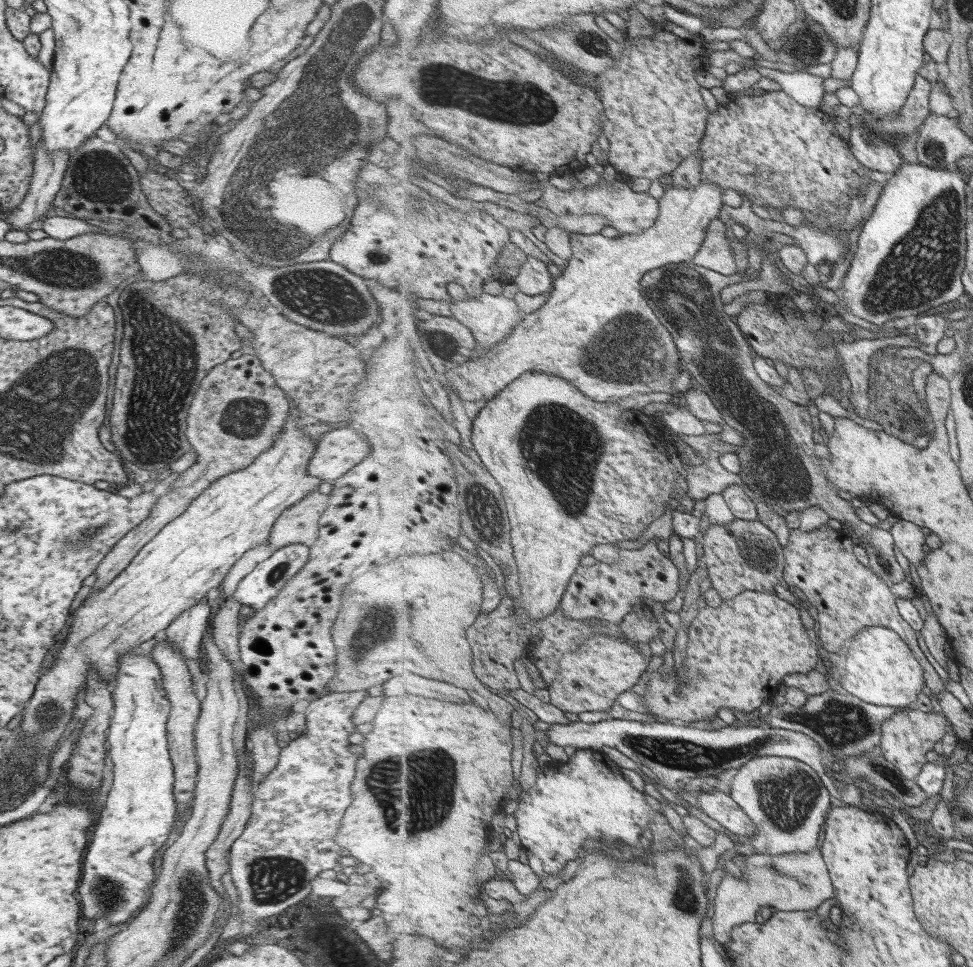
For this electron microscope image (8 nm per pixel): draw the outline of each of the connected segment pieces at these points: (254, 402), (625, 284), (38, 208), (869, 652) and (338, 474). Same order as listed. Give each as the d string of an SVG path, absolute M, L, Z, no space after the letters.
M245 349L237 358L216 364L199 382L193 395L184 435L195 452L195 461L173 481L169 493L158 496L150 513L120 538L95 567L96 576L91 592L107 586L158 532L179 516L187 505L221 476L245 468L267 450L282 431L290 412L285 394L275 385L274 378L262 367L252 351Z
M700 180L696 188L691 189L681 189L675 188L672 184L665 186L666 193L663 198L659 198L659 208L661 212L657 222L654 224L653 228L648 228L642 234L624 234L618 237L607 238L607 236L602 236L600 233L595 233L593 235L585 235L580 233L571 232L569 234L569 239L571 240L571 246L573 250L573 257L567 262L567 264L561 268L562 275L554 279L554 288L549 293L548 300L539 309L533 313L529 313L524 317L524 321L515 327L514 332L510 334L505 340L502 340L500 344L489 349L489 352L484 356L478 356L478 358L472 357L467 362L463 362L461 365L455 365L457 368L451 372L451 376L455 376L453 380L461 378L455 392L457 396L463 401L478 401L484 400L494 400L506 387L512 382L515 382L521 375L530 373L533 371L539 371L542 373L557 375L567 380L570 380L573 384L576 384L587 398L599 401L601 403L615 403L619 400L624 400L629 396L641 395L641 394L651 394L655 392L669 393L673 396L673 406L687 406L691 404L691 398L697 390L704 390L697 380L693 381L691 378L691 367L687 364L680 354L680 350L674 341L674 336L669 332L667 325L661 322L659 315L654 310L651 310L649 302L645 298L641 297L641 280L643 280L643 274L649 272L660 266L665 266L665 264L679 264L679 262L693 261L695 255L699 253L701 246L705 243L705 239L708 237L708 232L713 220L720 216L720 212L724 207L723 204L723 194L721 194L721 187L717 183L705 183L705 181Z
M60 158L48 166L39 163L33 168L26 195L4 220L10 229L26 230L27 226L43 216L59 191L68 159Z
M867 627L863 628L863 630L859 631L856 636L853 636L851 644L847 649L845 655L845 673L837 675L834 671L834 675L836 678L839 678L839 682L841 684L842 691L847 691L855 696L858 696L861 700L868 702L869 704L874 704L877 706L893 706L897 708L911 708L914 707L914 702L919 700L919 694L923 692L923 688L925 688L925 669L923 668L922 664L919 664L919 660L915 658L914 652L911 652L911 648L909 648L909 644L907 644L906 640L903 640L903 637L895 630L891 630L889 628L884 627Z
M345 426L323 433L314 445L306 474L321 482L344 479L344 474L370 453L365 437Z

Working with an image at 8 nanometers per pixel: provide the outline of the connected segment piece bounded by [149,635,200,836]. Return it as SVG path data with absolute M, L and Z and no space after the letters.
M162 635L157 637L155 646L151 648L151 661L159 667L161 686L164 690L164 696L169 703L167 724L165 724L165 733L167 733L166 741L169 753L169 760L173 769L173 796L175 803L174 824L170 828L170 833L177 836L177 830L181 828L181 818L189 814L192 809L192 799L194 798L194 786L197 770L196 758L194 757L194 725L197 721L200 703L198 703L193 693L191 682L191 674L187 671L185 660L181 658L181 654L171 646L172 644Z

